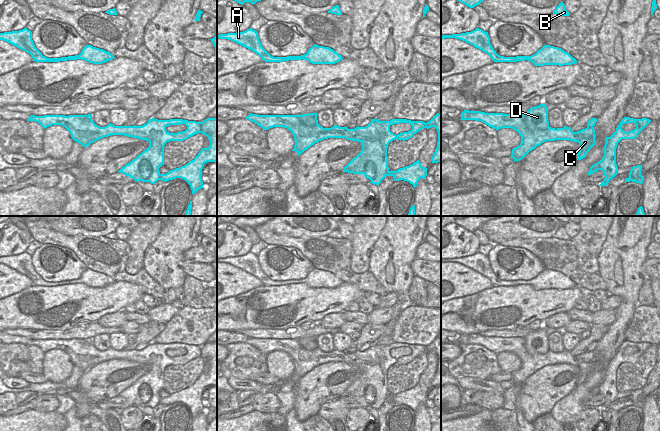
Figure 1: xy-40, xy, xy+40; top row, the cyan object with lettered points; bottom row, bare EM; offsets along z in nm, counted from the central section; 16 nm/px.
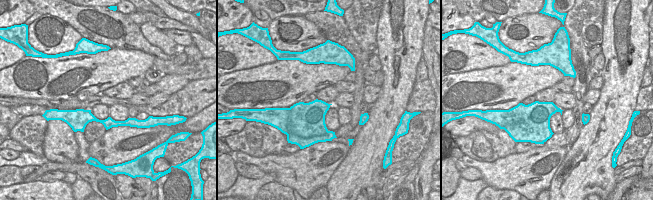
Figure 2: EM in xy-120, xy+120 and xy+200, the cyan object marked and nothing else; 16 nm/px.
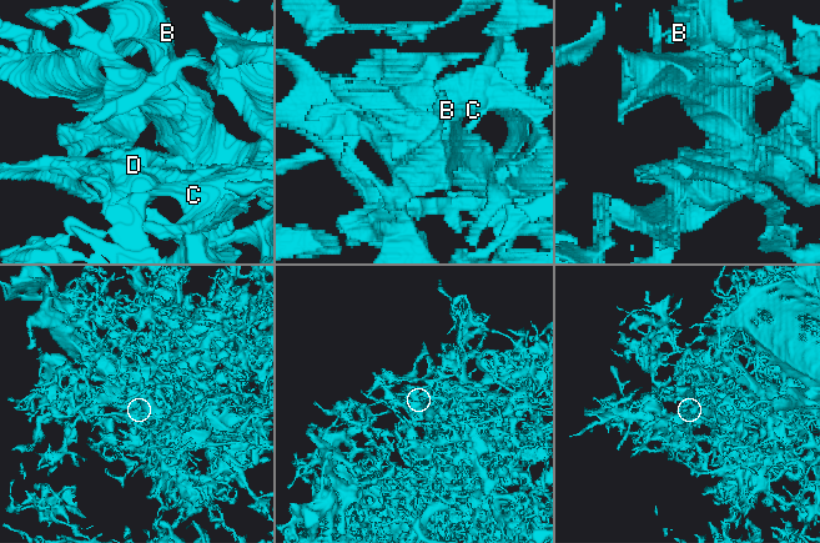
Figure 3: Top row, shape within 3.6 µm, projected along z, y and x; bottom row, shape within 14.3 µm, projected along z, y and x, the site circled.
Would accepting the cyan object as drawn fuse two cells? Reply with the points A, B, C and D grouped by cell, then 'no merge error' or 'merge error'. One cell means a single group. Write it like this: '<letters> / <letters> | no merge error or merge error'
A B C / D | merge error

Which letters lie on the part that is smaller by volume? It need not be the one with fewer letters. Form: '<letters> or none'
D

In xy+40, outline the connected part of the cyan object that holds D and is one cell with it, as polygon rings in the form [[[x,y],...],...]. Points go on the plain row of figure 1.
[[[546,328],[531,331],[524,337],[525,348],[529,354],[546,354],[549,351]]]

